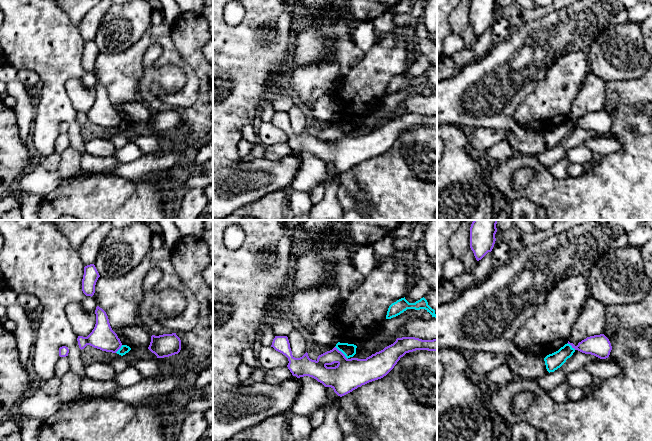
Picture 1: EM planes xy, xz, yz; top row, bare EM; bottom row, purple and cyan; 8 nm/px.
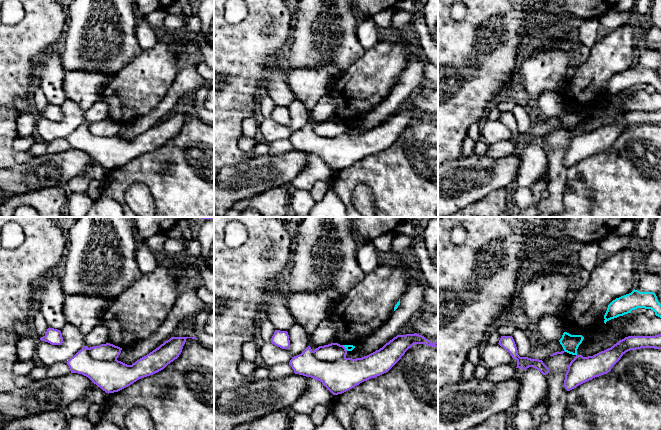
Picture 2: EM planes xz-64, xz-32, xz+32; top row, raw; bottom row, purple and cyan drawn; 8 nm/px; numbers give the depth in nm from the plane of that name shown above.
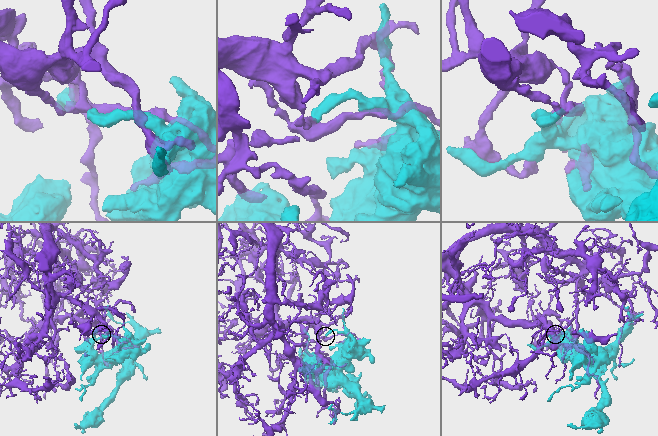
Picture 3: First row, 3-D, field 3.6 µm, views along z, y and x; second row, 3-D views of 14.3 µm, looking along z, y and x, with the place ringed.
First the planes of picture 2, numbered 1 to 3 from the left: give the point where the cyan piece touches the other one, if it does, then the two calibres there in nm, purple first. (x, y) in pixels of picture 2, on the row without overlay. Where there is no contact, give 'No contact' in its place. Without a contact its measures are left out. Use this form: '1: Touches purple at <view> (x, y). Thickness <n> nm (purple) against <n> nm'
1: No contact
2: Touches purple at xz-32 (345, 124). Thickness 300 nm (purple) against 50 nm
3: No contact

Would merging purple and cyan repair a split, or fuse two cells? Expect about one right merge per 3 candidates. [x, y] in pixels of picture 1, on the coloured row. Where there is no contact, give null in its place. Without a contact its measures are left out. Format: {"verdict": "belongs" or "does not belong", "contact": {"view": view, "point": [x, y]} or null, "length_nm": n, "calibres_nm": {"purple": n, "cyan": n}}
{"verdict": "does not belong", "contact": {"view": "xz", "point": [342, 353]}, "length_nm": 150, "calibres_nm": {"purple": 260, "cyan": 110}}

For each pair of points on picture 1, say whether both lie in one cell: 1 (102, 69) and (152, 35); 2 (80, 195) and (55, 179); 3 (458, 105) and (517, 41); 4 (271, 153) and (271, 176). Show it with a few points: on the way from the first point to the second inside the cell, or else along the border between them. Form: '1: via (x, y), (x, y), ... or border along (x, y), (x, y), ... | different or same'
1: via (114, 69), (118, 69), (140, 47) | same
2: border along (64, 178), (53, 190), (42, 196) | different
3: via (474, 89), (506, 57) | same
4: border along (291, 154), (274, 160), (264, 158) | different

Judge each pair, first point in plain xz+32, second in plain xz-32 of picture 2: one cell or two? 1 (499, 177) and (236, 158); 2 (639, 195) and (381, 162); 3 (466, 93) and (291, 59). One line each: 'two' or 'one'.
1: two
2: one
3: two

